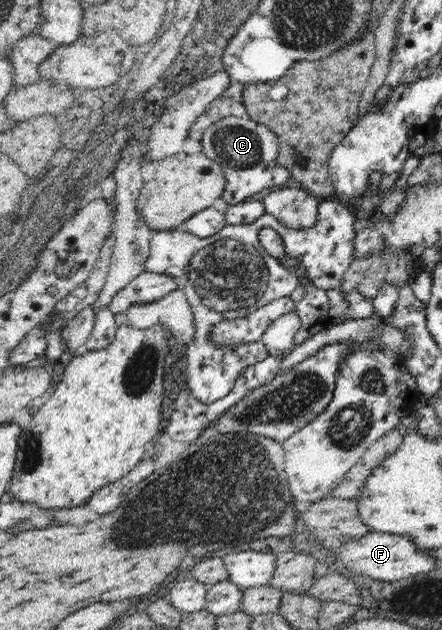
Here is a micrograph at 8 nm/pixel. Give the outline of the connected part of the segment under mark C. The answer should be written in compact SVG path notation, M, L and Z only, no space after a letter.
M223 117L209 125L201 137L202 152L218 162L227 179L222 199L233 206L243 202L267 187L286 186L293 179L290 172L278 162L280 153L277 135L249 117Z

